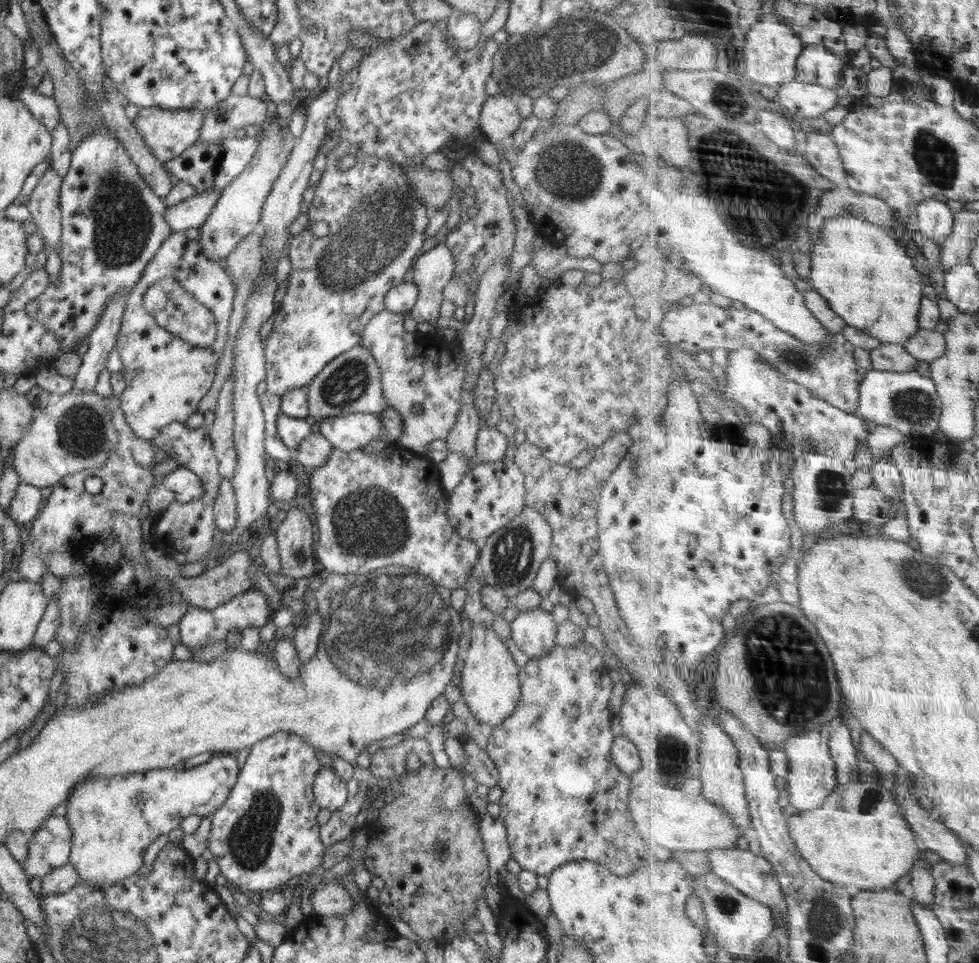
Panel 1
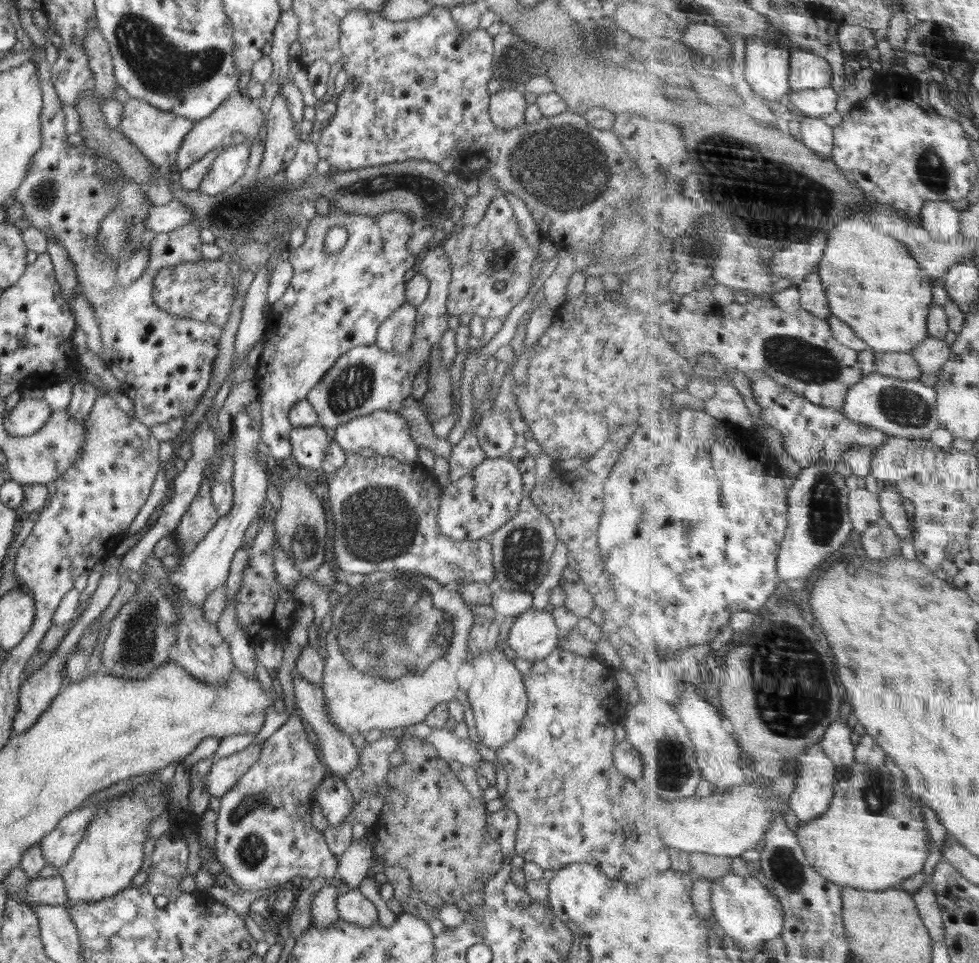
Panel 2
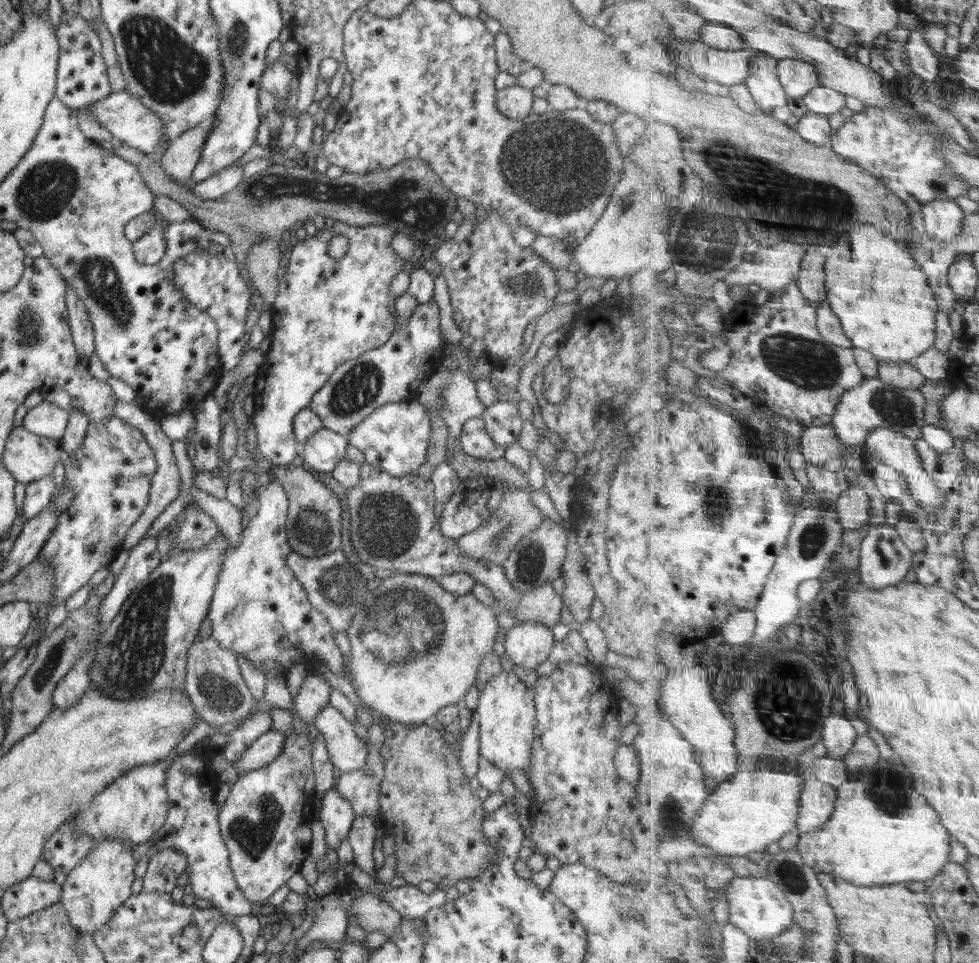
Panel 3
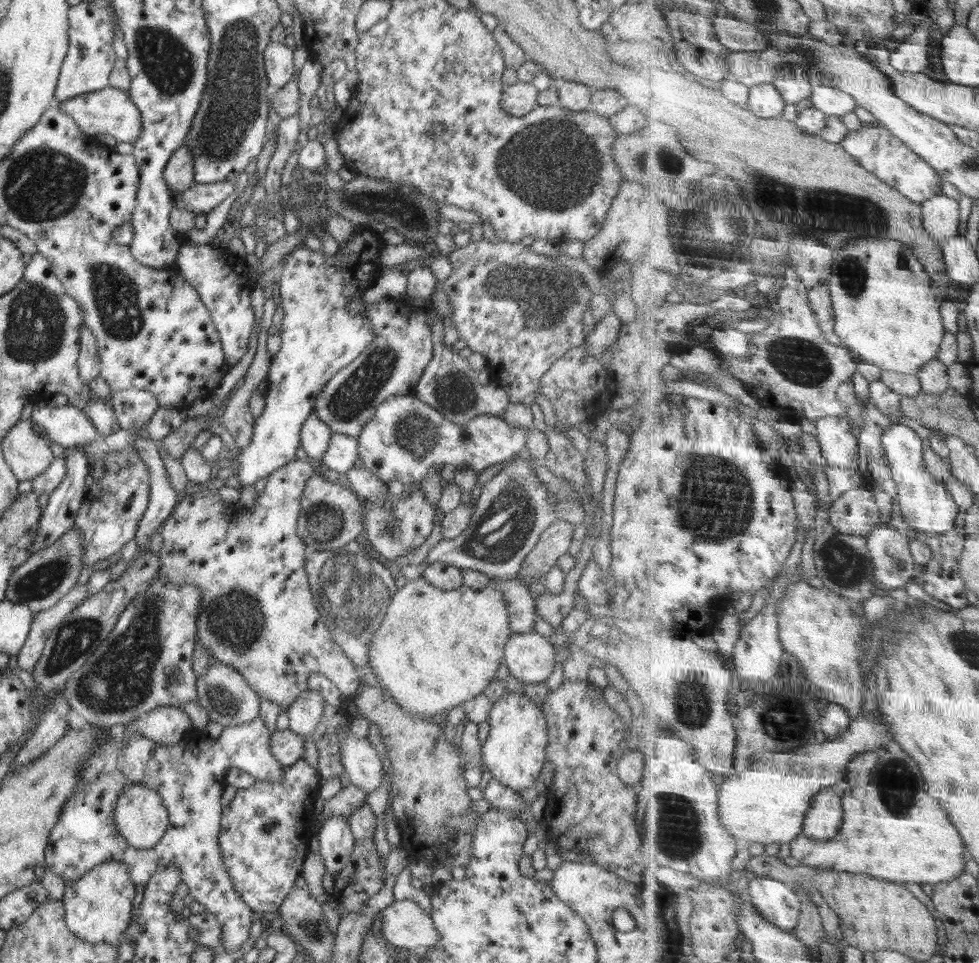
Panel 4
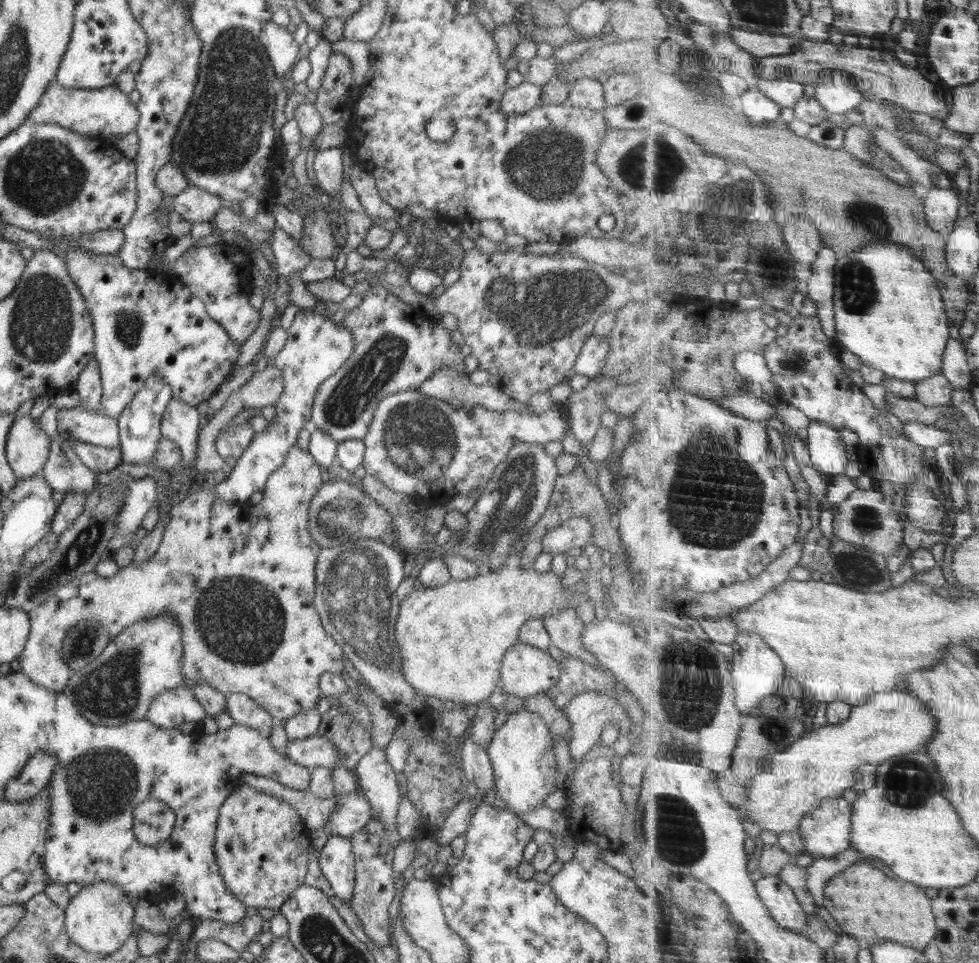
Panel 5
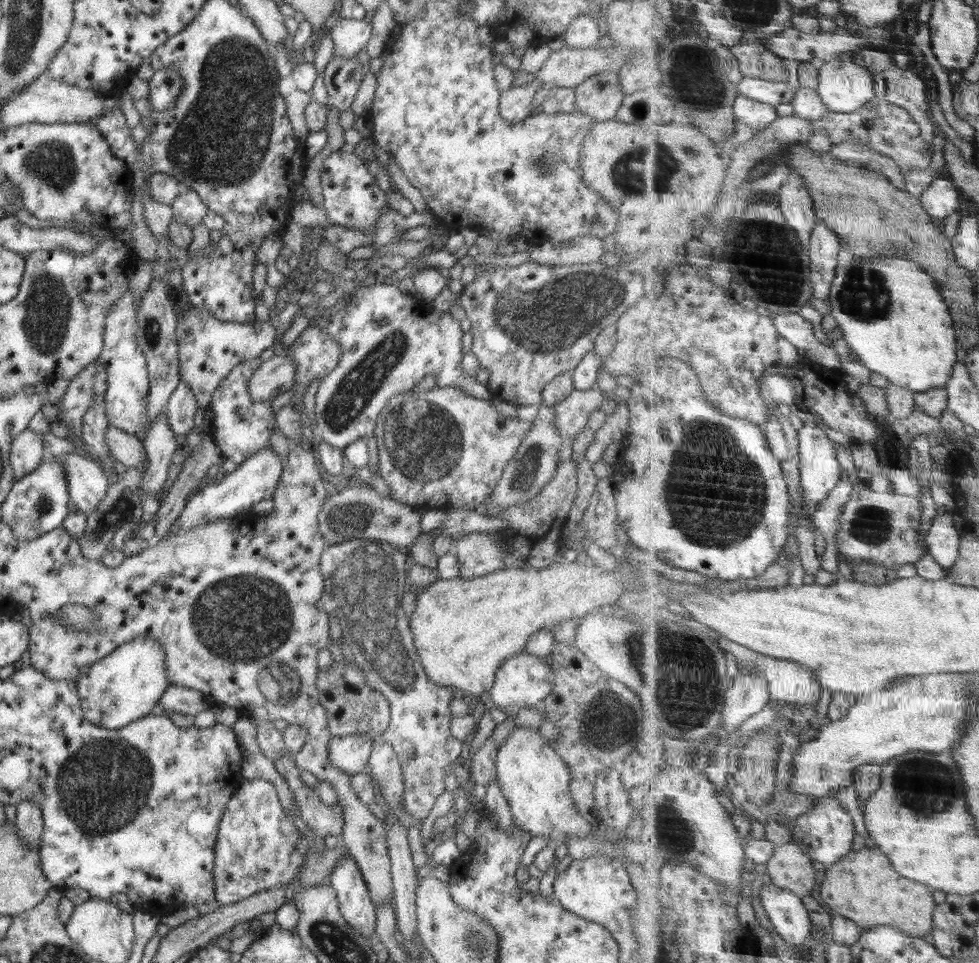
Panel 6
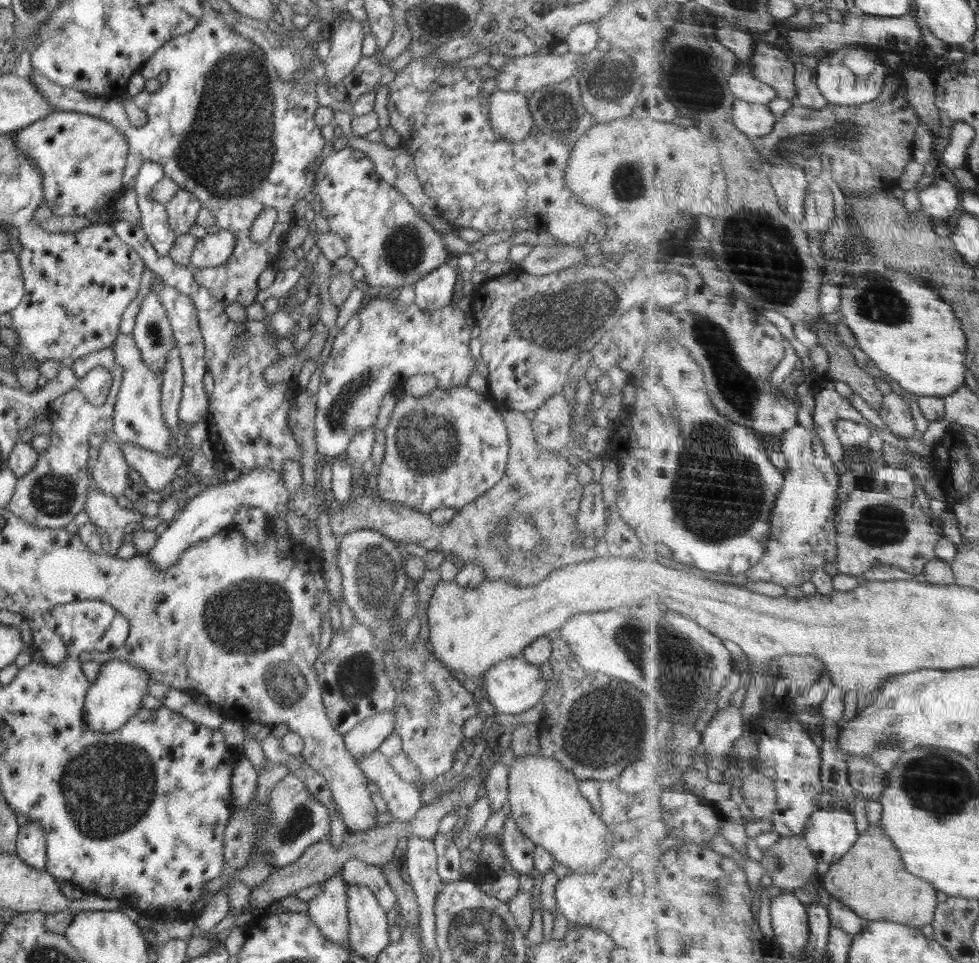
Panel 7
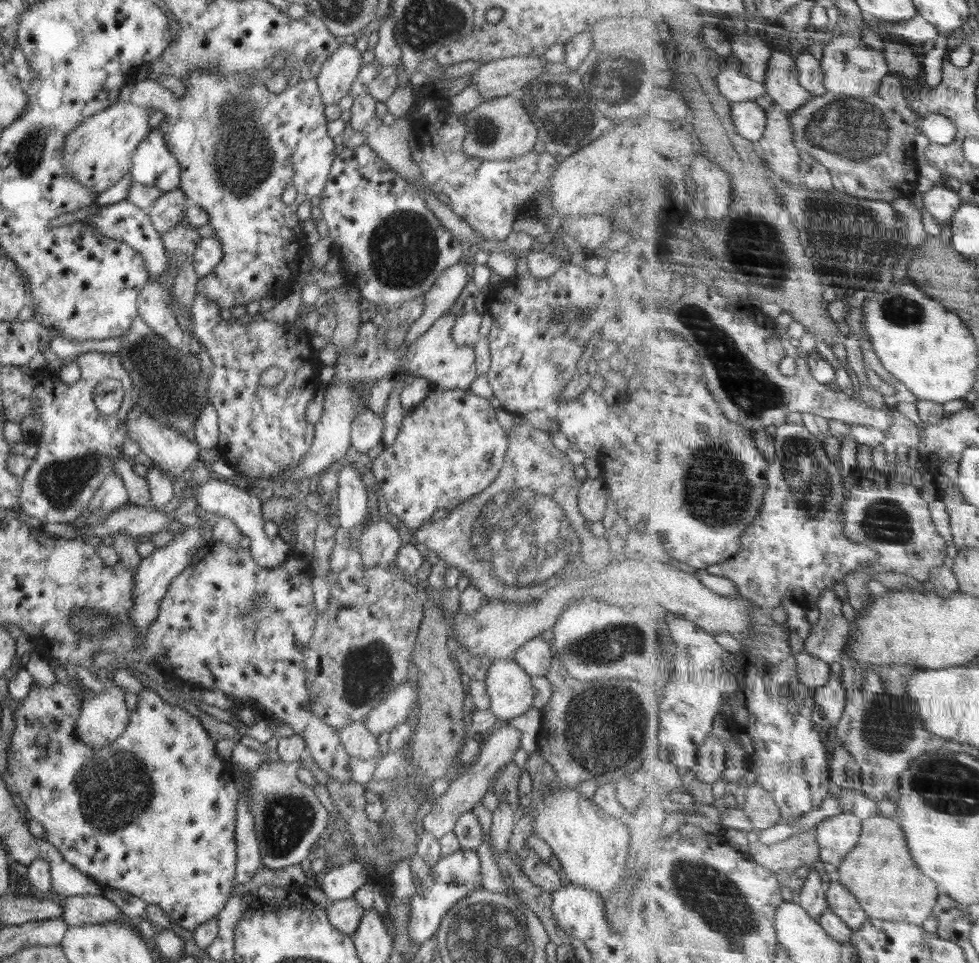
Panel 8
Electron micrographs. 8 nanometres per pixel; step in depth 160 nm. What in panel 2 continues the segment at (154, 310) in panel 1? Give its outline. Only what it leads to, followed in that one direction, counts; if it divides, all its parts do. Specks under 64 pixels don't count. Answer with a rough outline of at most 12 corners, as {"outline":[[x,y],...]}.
{"outline":[[226,257],[160,269],[153,303],[223,328],[236,294]]}

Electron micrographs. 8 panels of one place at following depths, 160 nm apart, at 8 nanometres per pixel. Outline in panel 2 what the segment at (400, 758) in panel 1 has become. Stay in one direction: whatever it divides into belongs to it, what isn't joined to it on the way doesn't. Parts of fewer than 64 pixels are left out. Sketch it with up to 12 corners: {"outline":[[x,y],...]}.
{"outline":[[396,734],[364,742],[359,764],[342,776],[354,821],[370,827],[384,799],[376,790],[400,747]]}

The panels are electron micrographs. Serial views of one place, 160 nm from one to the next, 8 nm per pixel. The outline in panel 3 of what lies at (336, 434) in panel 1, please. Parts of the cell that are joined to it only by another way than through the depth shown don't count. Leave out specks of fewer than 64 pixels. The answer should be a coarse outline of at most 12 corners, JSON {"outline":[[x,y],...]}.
{"outline":[[425,407],[375,408],[346,437],[367,463],[400,478],[424,464]]}

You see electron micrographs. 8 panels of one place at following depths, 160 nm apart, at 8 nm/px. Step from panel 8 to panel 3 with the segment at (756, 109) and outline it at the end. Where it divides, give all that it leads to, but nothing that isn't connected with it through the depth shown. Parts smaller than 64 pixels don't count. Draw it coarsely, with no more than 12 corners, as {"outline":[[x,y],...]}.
{"outline":[[754,55],[745,83],[764,112],[790,99],[779,61]]}

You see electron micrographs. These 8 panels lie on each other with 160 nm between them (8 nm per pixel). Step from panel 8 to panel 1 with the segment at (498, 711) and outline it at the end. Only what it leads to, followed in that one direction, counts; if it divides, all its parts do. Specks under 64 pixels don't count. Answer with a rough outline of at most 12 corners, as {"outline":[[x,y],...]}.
{"outline":[[540,607],[510,623],[518,650],[530,659],[553,650],[557,626]]}

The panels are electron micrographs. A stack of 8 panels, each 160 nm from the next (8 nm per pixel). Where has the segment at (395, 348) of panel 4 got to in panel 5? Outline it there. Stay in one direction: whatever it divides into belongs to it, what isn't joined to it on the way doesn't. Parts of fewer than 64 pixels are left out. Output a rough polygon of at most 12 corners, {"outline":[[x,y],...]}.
{"outline":[[381,284],[342,324],[354,350],[311,428],[363,440],[376,405],[464,355],[440,319]]}

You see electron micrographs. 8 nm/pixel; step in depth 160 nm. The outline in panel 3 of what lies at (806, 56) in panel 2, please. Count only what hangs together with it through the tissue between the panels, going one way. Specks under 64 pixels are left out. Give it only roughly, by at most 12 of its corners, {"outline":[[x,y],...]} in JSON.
{"outline":[[797,58],[780,60],[779,73],[791,98],[822,85],[819,68]]}

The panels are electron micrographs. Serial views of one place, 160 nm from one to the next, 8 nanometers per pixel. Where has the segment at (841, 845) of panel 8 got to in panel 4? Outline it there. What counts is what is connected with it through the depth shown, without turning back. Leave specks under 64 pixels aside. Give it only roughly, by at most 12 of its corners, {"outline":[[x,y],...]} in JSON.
{"outline":[[822,791],[807,812],[803,834],[835,839],[845,818],[843,795]]}

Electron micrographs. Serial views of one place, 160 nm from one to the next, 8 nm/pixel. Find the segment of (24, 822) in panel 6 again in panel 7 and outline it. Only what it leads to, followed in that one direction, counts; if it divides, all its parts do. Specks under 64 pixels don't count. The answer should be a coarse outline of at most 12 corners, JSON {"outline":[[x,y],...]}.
{"outline":[[19,826],[16,852],[30,868],[46,870],[45,832]]}

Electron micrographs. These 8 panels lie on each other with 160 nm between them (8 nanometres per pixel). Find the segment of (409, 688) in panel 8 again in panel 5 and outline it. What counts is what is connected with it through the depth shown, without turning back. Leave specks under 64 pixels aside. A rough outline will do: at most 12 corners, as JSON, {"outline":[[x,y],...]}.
{"outline":[[319,735],[289,741],[286,754],[310,770],[341,768],[334,743]]}

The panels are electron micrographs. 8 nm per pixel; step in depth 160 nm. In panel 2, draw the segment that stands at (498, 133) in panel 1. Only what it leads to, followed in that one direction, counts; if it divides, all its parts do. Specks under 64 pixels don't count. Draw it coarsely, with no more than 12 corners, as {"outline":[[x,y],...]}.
{"outline":[[524,90],[489,98],[490,121],[509,130],[525,123]]}

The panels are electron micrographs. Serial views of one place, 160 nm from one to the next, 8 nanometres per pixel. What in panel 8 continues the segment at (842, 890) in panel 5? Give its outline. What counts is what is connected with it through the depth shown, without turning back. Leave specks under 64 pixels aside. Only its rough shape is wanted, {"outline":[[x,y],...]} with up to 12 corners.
{"outline":[[896,817],[863,819],[838,867],[871,917],[923,926],[940,886]]}

